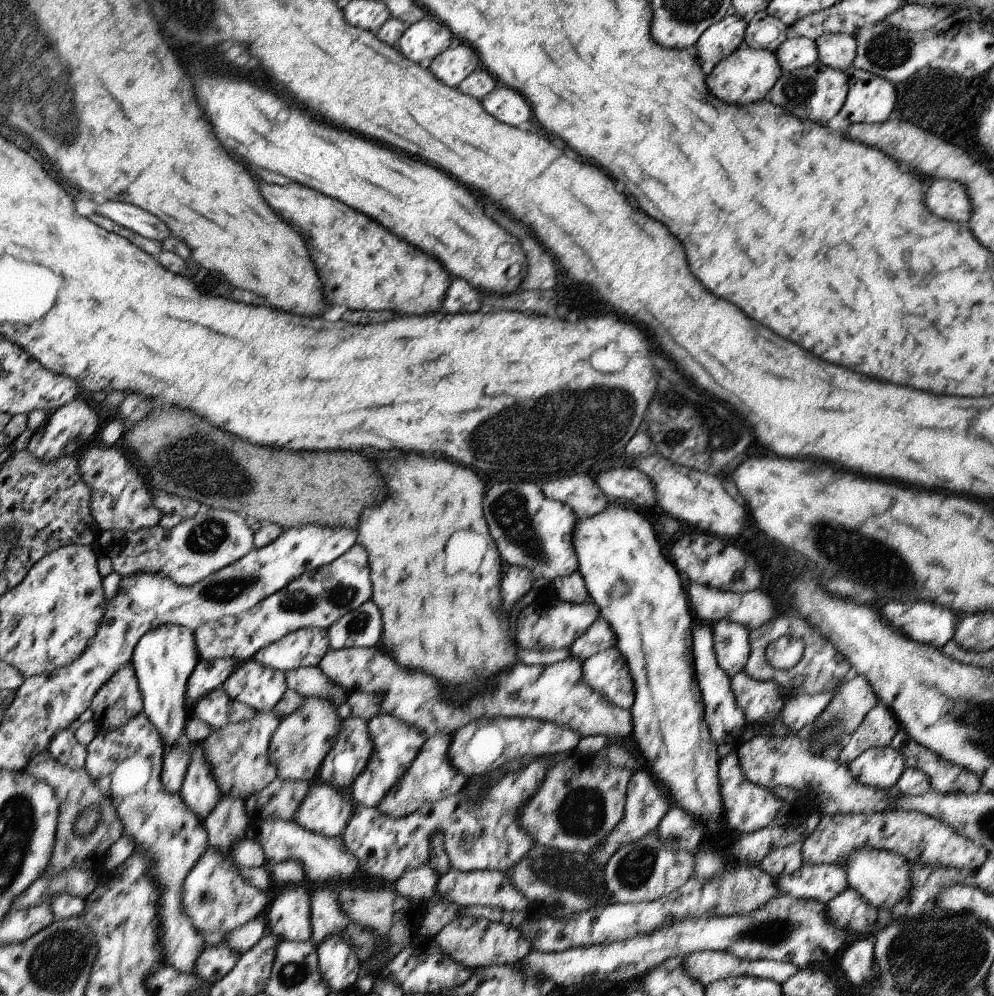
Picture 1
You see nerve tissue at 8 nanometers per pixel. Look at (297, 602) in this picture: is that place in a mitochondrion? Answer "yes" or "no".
yes

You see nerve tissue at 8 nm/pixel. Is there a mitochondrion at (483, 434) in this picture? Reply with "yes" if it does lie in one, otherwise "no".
yes

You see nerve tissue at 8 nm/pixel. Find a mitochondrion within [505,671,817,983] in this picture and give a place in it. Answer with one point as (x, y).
(558, 873)

